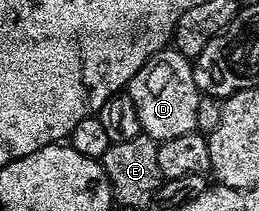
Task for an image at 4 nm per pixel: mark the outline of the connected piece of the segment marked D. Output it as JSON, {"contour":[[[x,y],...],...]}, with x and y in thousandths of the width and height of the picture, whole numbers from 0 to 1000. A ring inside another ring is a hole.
{"contour":[[[668,218],[629,227],[525,332],[494,403],[494,450],[525,483],[552,630],[602,673],[695,654],[695,635],[726,635],[764,602],[757,502],[772,502],[784,450],[757,408],[749,308],[737,270],[695,256]]]}

